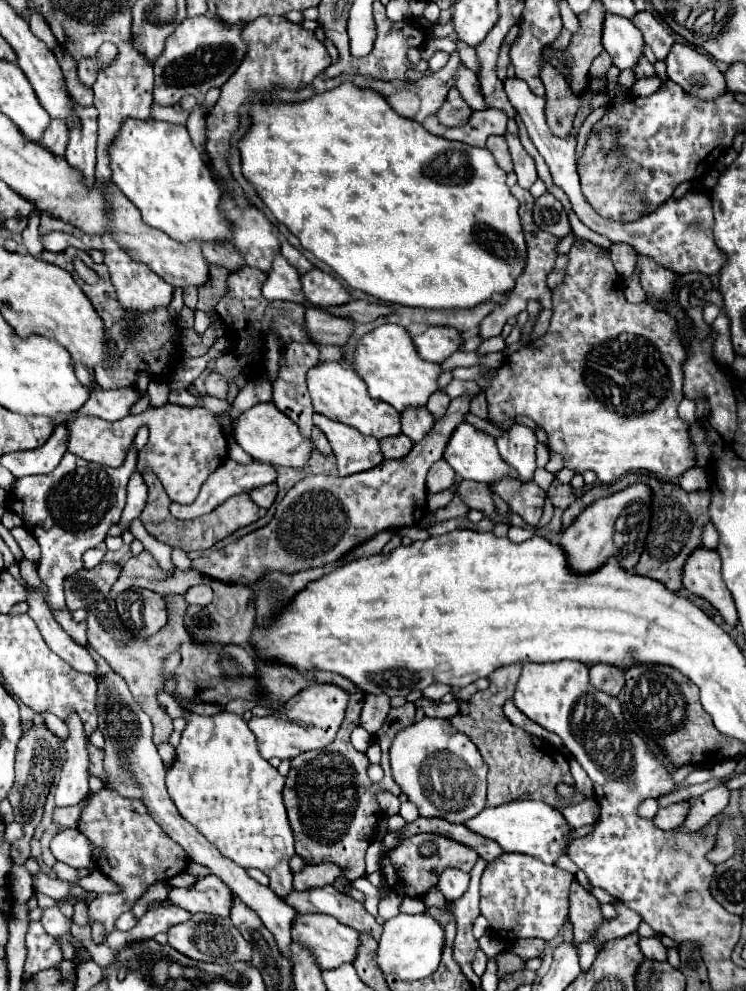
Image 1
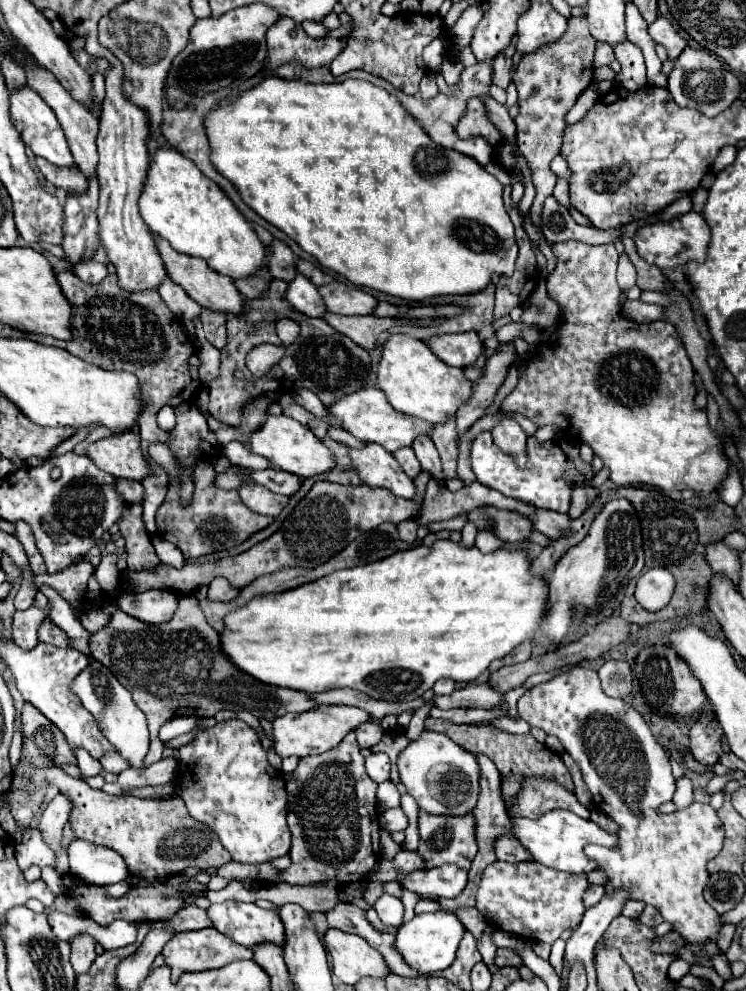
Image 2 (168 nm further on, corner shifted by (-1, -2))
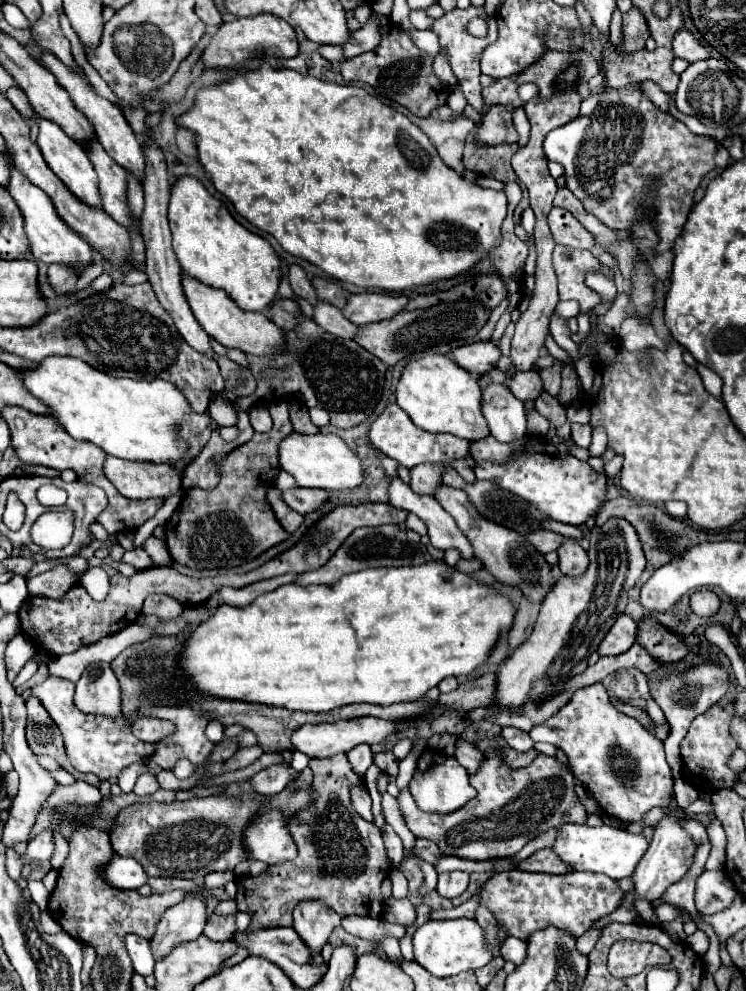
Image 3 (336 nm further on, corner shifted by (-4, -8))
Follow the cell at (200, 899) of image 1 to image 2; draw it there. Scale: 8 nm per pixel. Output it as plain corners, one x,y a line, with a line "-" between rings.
224,901
212,903
206,913
220,933
240,945
252,947
264,941
282,945
282,921
276,911
260,909
256,903

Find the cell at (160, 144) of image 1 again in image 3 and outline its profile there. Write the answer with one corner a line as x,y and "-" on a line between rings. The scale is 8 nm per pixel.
179,177
171,191
169,225
173,233
173,249
189,277
223,289
243,311
267,313
267,307
277,299
281,281
281,261
275,249
259,235
253,235
239,225
223,203
209,195
203,183
195,177

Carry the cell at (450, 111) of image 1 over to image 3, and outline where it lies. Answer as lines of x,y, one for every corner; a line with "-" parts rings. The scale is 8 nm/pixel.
493,105
485,115
481,127
477,127
479,145
501,145
517,143
519,133
513,127
513,113
503,105

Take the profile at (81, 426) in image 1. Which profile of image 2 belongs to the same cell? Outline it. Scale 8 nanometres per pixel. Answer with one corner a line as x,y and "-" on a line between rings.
132,431
110,435
90,443
86,455
98,469
114,477
140,481
148,473
148,465
140,453
140,435

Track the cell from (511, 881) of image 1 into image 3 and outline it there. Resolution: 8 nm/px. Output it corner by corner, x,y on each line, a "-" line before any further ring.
507,871
493,875
481,893
481,905
487,905
495,919
507,927
511,937
527,939
541,927
555,925
567,929
571,935
581,937
597,919
617,911
625,899
625,891
615,879
601,873
579,873
569,875
537,875
527,871

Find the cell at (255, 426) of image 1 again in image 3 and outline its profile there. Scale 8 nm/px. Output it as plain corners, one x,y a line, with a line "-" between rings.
291,433
287,439
281,441
279,447
279,463
281,467
291,473
299,487
313,487
313,489
327,489
327,491
341,491
341,489
355,489
363,483
363,463
347,447
347,443
339,435
301,435

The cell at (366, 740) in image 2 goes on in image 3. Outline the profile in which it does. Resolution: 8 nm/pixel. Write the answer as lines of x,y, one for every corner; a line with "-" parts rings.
369,745
355,747
353,751
349,751
349,753
347,753
347,761
349,761
349,765
351,765
353,773
355,773
355,775
359,775
359,777
363,777
363,775
365,775
365,771
367,771
367,769
371,767
371,763
373,763
371,747
369,747

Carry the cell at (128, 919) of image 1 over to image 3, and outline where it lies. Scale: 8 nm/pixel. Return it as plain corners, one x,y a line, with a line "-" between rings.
127,935
125,937
125,945
129,951
129,957
133,961
133,969
141,975
153,975
153,953
151,953
151,945
147,939
141,939
137,935

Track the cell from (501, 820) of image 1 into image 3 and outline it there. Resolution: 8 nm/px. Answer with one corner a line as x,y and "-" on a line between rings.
561,825
557,843
553,851
569,863
575,871
593,871
593,873
605,873
611,879
625,879
631,877
637,863
645,855
649,847
649,841
645,835
635,835
625,829
617,829
611,825
601,827
589,827
589,825

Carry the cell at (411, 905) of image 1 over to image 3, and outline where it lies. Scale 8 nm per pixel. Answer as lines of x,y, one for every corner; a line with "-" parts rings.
481,887
473,893
473,897
469,901
465,901
459,907
453,907
449,911
445,909
437,909
431,913
433,919
457,919
457,917
475,917
475,909
479,907
479,897
481,897

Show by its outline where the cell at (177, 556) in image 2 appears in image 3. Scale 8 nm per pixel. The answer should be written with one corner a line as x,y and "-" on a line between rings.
153,535
143,543
143,549
149,553
149,557
153,559
155,565
171,565
171,555
169,555
165,543
155,539

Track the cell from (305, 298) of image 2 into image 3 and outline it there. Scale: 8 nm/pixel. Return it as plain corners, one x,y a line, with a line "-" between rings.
319,301
315,307
315,323
341,339
355,339
357,331
359,331
359,325
345,319
337,307
333,307
325,301

